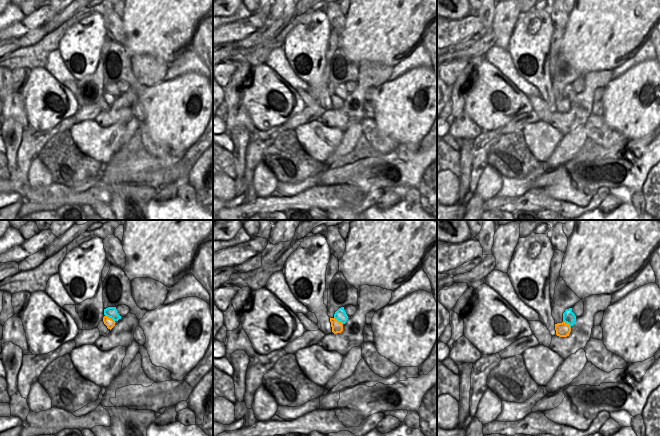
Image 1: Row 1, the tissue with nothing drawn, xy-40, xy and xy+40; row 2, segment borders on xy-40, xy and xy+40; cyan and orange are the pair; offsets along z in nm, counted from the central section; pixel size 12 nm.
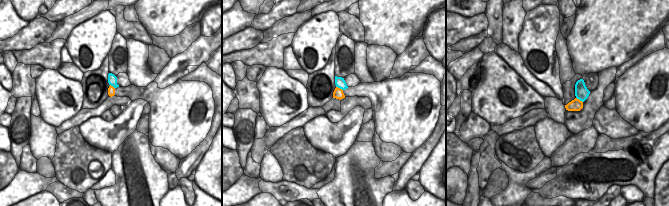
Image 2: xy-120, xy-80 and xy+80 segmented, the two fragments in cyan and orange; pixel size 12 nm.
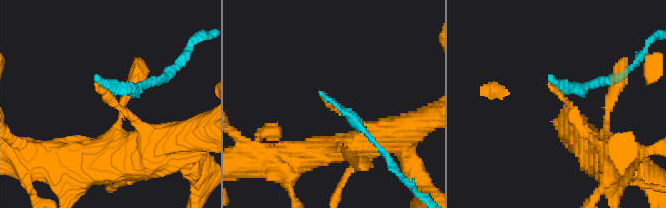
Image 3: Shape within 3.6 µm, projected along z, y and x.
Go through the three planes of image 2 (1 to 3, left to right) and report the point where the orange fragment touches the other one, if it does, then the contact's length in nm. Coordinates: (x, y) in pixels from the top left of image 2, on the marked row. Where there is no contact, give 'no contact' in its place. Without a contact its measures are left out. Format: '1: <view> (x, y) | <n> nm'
1: xy-120 (112, 85) | 80 nm
2: xy-80 (339, 87) | 100 nm
3: xy+80 (579, 99) | 110 nm

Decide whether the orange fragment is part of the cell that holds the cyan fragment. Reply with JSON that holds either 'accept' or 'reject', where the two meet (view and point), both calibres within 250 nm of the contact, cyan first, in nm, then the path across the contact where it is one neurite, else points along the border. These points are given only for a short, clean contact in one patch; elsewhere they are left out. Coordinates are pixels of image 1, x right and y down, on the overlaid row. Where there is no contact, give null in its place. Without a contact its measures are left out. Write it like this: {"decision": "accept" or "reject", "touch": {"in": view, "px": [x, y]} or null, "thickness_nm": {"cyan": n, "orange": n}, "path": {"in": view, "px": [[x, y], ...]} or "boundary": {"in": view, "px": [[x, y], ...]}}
{"decision": "reject", "touch": {"in": "xy-40", "px": [110, 317]}, "thickness_nm": {"cyan": 140, "orange": 120}, "boundary": {"in": "xy-40", "px": [[105, 314], [114, 321]]}}

